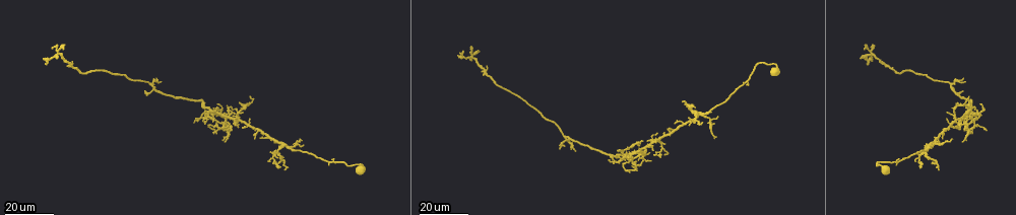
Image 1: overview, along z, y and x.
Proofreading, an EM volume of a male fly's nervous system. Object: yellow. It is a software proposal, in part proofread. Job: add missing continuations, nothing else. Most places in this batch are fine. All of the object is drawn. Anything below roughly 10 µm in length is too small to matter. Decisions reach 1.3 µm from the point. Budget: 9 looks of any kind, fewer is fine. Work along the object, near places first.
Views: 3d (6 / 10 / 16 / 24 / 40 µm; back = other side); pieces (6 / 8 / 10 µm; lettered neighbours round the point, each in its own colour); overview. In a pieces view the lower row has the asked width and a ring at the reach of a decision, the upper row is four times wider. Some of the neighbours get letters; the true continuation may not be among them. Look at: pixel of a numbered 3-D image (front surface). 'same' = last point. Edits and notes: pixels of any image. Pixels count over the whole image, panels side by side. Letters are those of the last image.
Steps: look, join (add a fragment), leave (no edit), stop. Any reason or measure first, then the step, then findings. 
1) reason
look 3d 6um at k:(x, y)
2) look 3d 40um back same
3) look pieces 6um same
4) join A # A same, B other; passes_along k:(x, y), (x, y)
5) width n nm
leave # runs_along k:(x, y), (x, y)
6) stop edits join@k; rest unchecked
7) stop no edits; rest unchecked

an open end
look 3d 16um at 1:(963, 130)

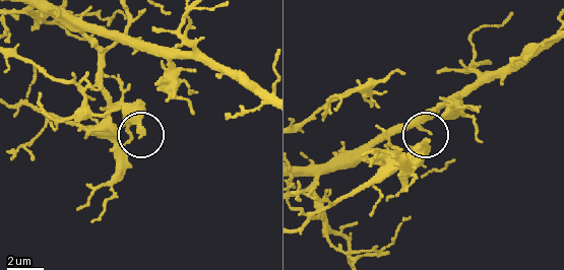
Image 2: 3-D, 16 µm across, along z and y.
see the neighbours
look pieces 6um at 2:(141, 131)

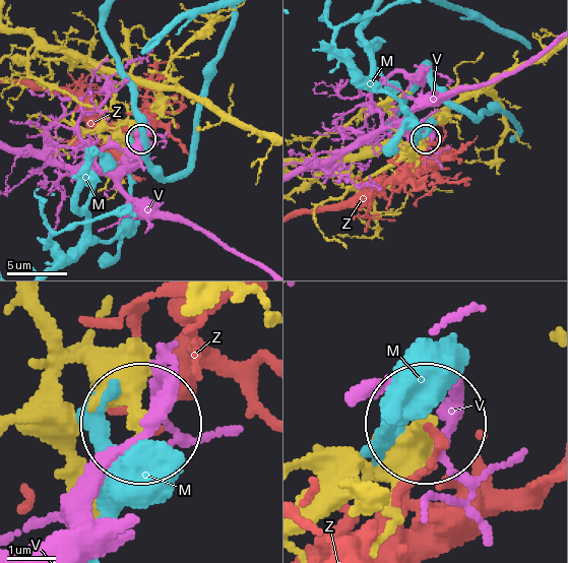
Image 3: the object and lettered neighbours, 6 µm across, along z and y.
leave # M other, V other, Z other; runs_along 3:(40, 304), (52, 340), (132, 422); none of them fits

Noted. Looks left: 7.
thin end
look 3d 16um at 1:(656, 141)

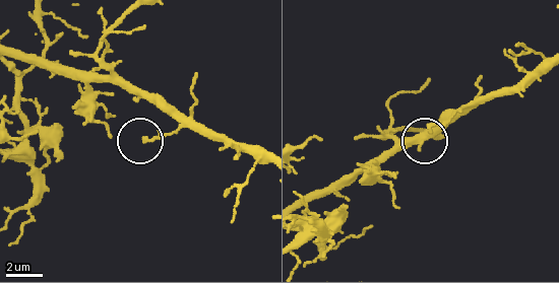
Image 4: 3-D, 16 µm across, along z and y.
look pieces 10um at 4:(146, 141)

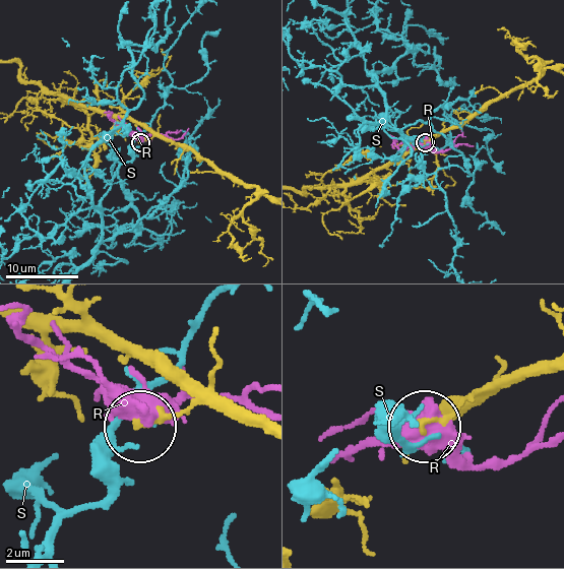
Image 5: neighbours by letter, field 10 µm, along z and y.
leave # R other, S other; runs_along 5:(259, 420), (193, 405), (145, 425); no lettered fragment goes on from it

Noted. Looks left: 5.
free end
look 3d 16um at 1:(966, 108)

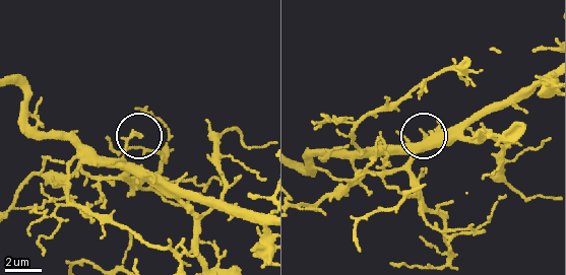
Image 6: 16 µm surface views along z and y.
look pieces 10um at 6:(136, 134)

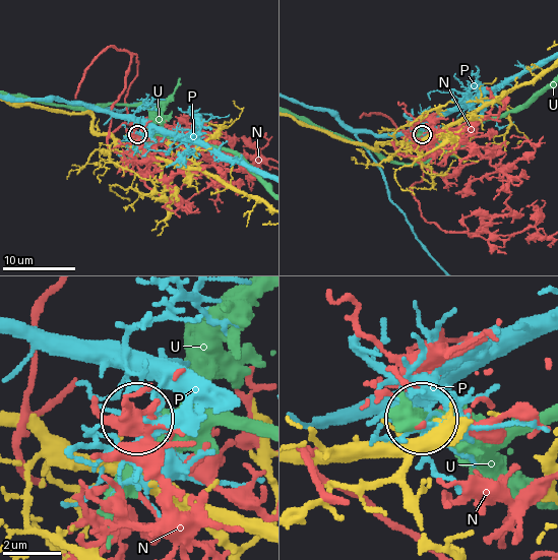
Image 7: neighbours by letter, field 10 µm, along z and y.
width 130 nm
leave # N other, P other, U other; no lettered fragment goes on from it

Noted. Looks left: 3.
look 3d 16um at 1:(564, 146)

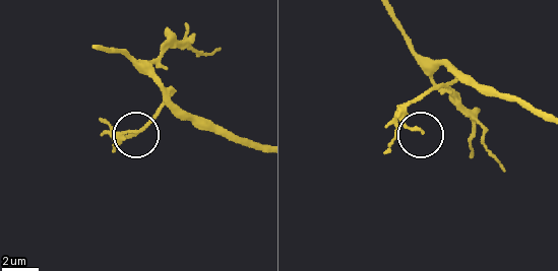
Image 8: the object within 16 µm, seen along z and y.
see the neighbours
look pieces 10um at 8:(422, 129)

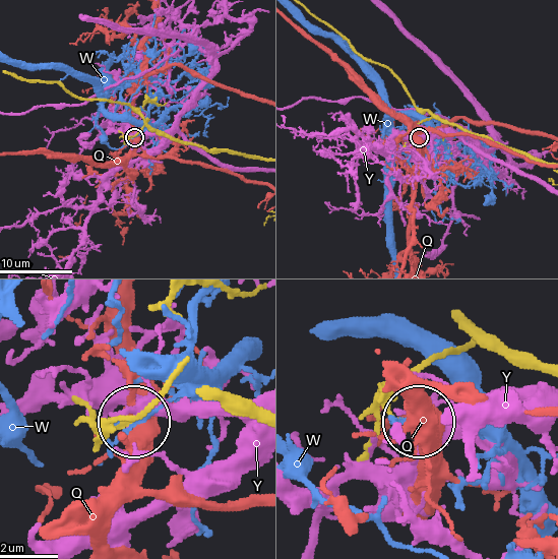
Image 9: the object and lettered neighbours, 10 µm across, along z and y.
leave # Q other, W other, Y other; no lettered fragment goes on from it

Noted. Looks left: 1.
stop no edits; rest unchecked

